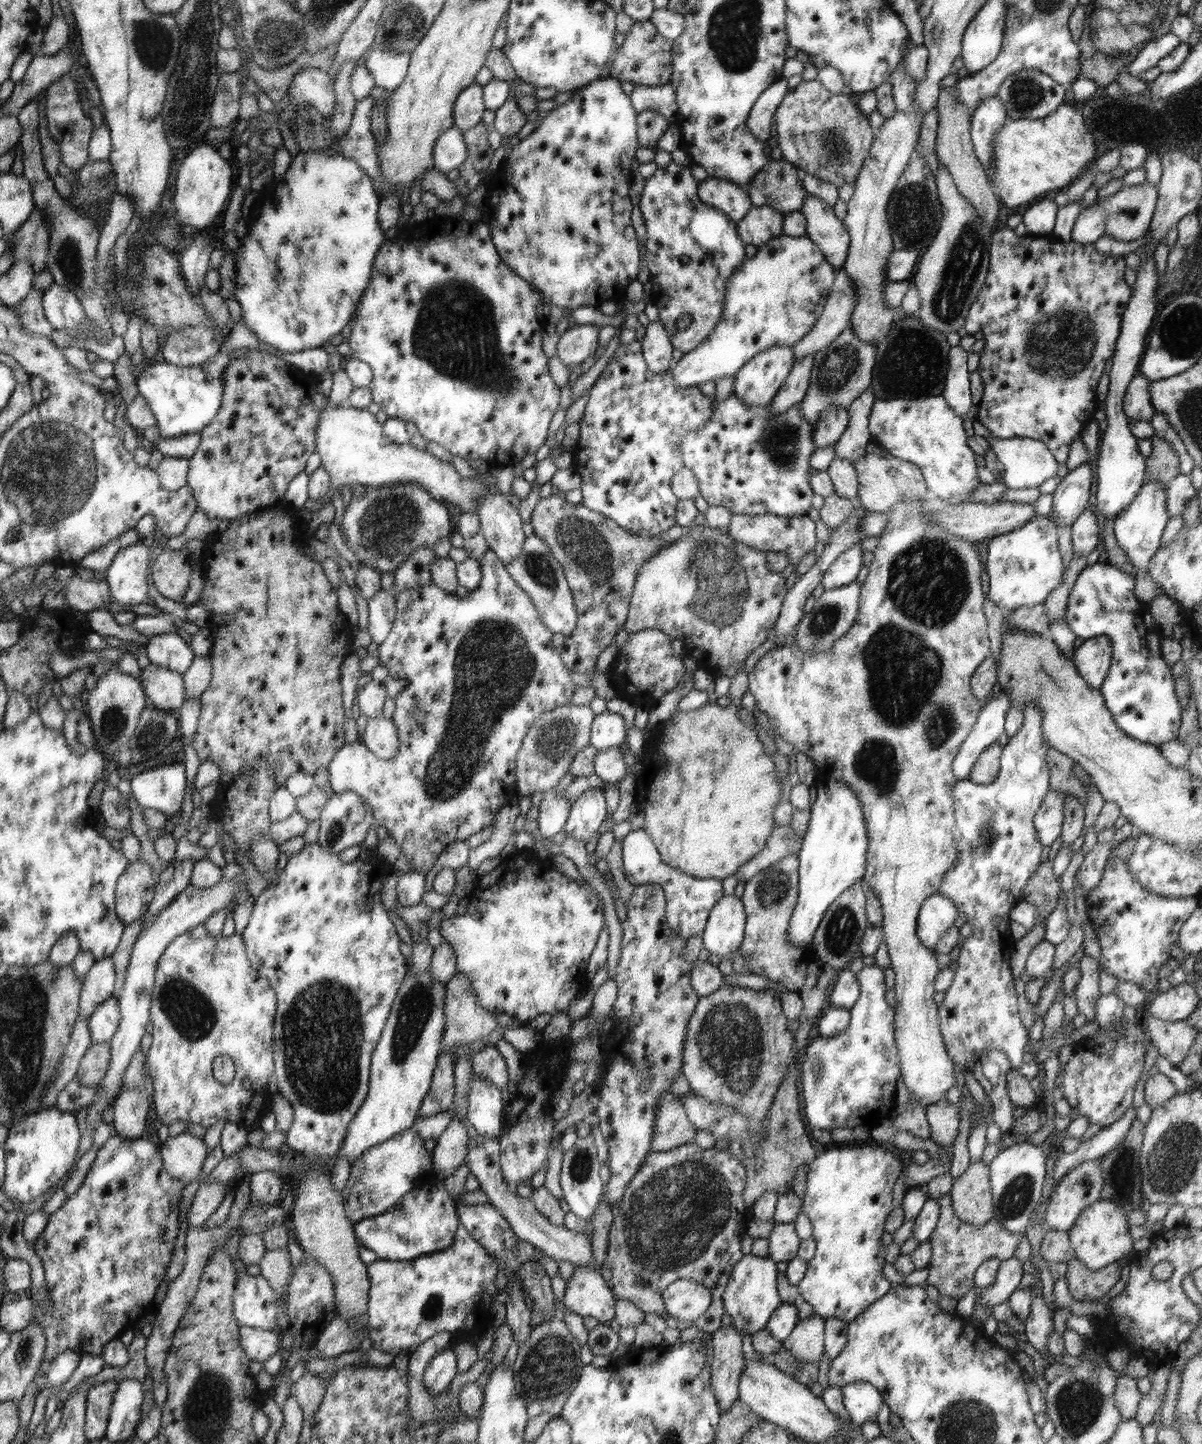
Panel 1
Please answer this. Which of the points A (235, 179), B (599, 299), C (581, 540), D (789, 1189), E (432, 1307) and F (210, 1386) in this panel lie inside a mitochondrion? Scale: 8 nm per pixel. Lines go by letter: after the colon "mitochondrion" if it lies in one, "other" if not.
A: other
B: other
C: mitochondrion
D: other
E: mitochondrion
F: mitochondrion

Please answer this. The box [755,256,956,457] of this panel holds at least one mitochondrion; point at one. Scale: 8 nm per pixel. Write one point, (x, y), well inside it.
(911, 362)

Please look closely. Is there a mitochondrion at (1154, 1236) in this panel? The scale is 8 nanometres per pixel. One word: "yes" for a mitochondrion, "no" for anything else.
no

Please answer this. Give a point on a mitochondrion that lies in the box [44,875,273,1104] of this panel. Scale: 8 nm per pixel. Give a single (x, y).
(193, 1015)

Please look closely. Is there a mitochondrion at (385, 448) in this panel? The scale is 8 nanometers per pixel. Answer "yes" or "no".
no

